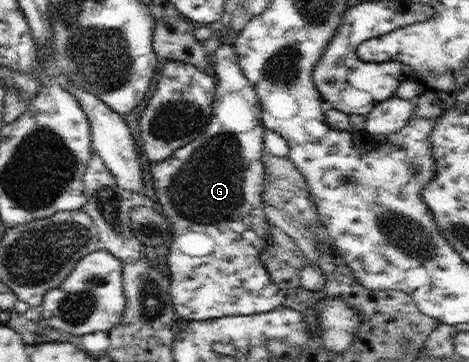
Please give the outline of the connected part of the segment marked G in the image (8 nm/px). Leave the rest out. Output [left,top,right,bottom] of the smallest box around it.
[150,42,288,320]

